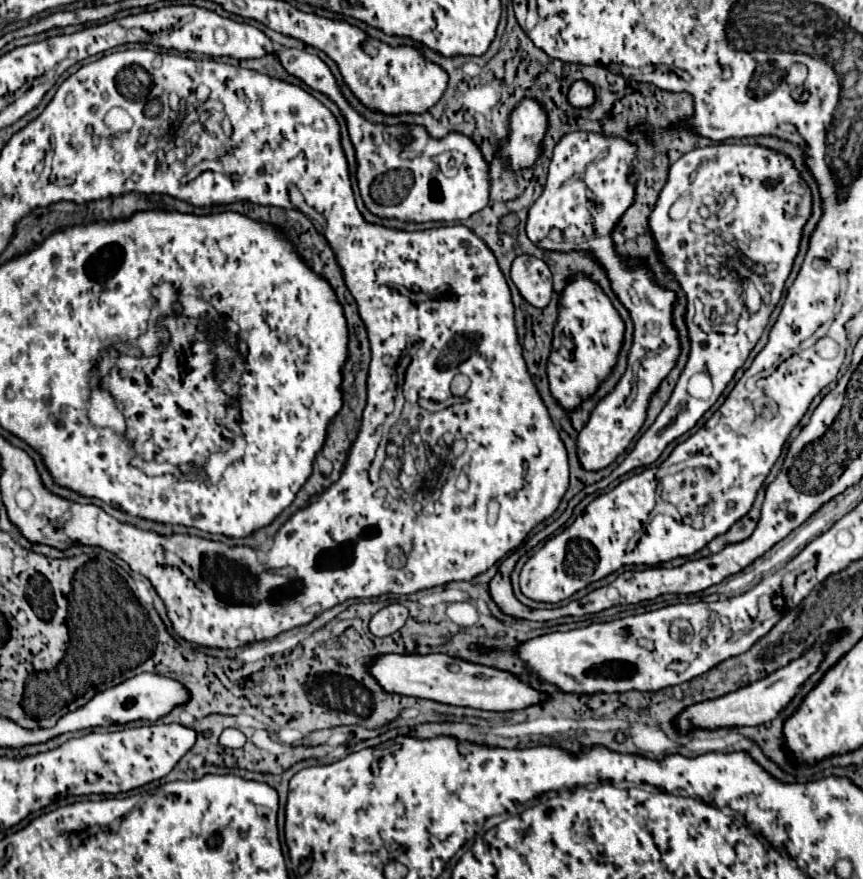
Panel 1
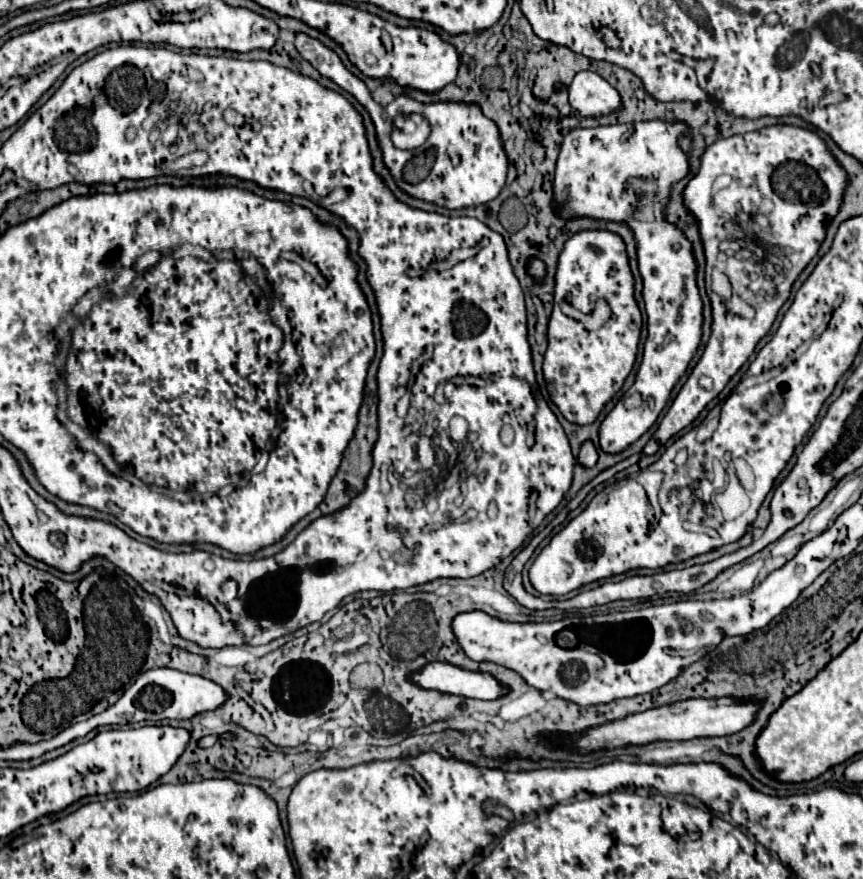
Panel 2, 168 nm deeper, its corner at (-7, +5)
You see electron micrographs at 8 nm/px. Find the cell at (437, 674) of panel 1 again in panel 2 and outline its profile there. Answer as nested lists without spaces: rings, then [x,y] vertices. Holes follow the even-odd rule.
[[[432,661],[426,663],[420,671],[410,673],[410,681],[422,689],[440,691],[446,695],[462,695],[472,699],[500,699],[508,695],[508,687],[504,687],[494,675],[482,671],[464,671],[452,663]]]

